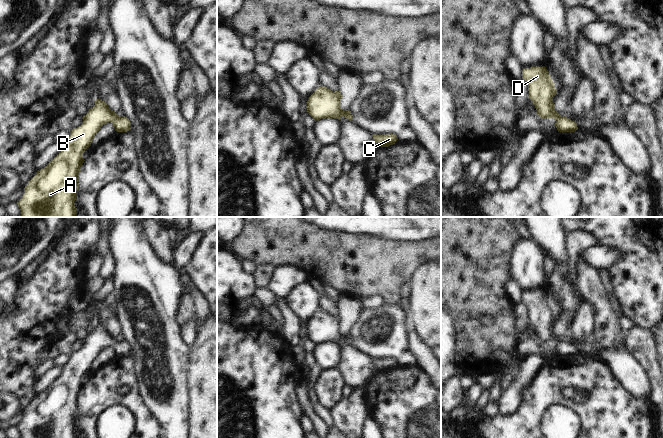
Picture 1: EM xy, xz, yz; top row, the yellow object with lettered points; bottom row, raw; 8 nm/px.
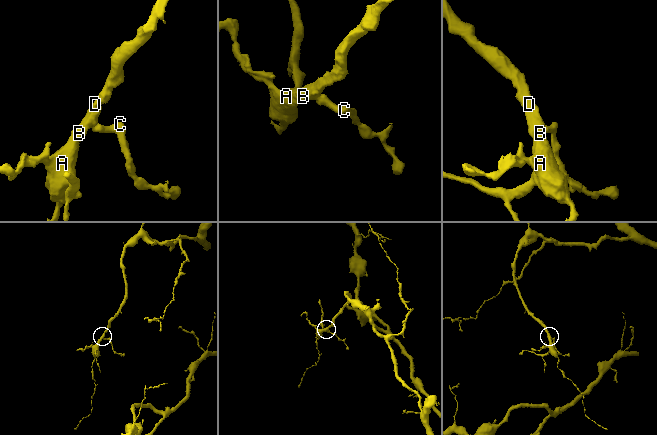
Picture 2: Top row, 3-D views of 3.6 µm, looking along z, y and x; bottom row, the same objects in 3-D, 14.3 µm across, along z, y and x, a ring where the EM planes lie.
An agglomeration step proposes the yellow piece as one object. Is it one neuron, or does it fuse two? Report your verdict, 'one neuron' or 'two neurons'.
one neuron

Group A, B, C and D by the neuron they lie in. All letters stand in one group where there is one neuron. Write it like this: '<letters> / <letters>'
A B C D

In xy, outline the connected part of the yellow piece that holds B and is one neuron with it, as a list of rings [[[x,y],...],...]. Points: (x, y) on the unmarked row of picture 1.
[[[96,323],[95,329],[83,340],[83,347],[72,352],[71,358],[64,366],[59,378],[44,392],[38,394],[35,400],[24,412],[22,422],[17,426],[21,438],[77,438],[75,430],[76,417],[79,409],[79,397],[84,387],[83,377],[103,349],[111,346],[116,356],[131,354],[130,344],[125,340],[118,340],[107,327]]]

